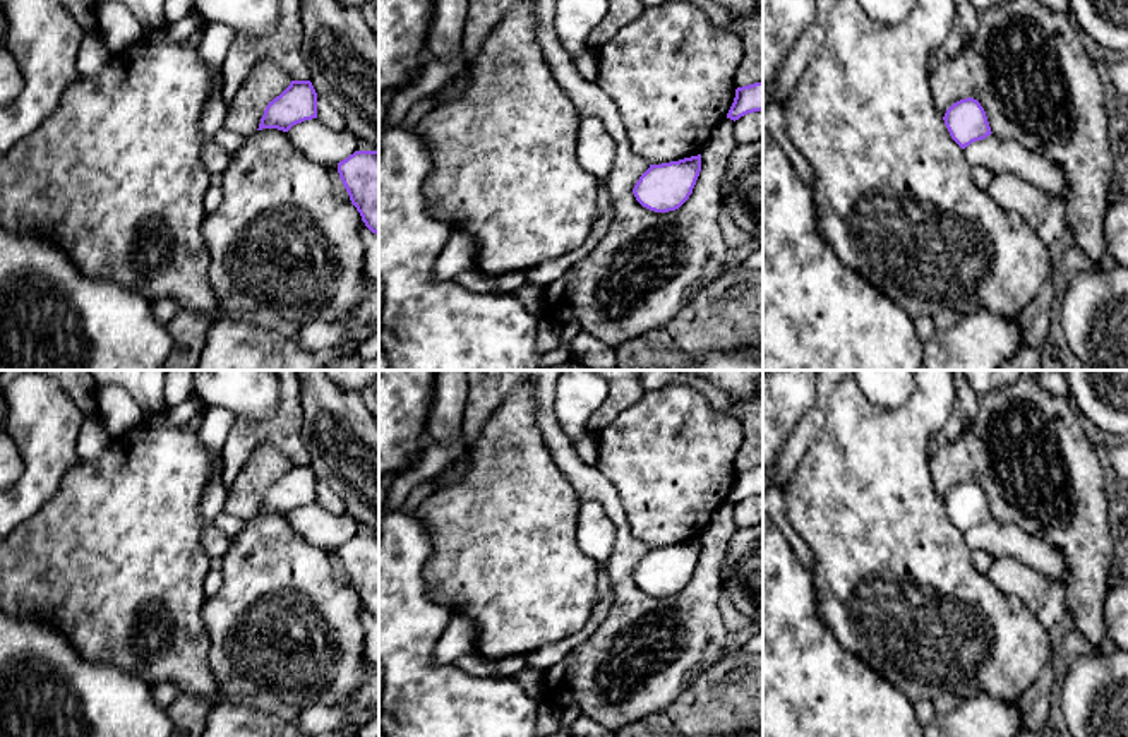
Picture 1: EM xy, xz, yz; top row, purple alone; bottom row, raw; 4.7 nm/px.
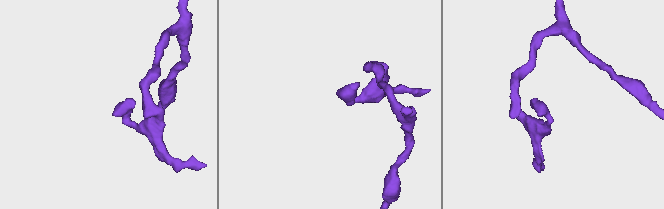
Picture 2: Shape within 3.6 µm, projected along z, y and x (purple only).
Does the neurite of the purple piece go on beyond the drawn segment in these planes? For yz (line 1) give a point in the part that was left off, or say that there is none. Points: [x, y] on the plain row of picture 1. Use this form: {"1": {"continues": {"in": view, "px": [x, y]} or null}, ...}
{"1": {"continues": null}}

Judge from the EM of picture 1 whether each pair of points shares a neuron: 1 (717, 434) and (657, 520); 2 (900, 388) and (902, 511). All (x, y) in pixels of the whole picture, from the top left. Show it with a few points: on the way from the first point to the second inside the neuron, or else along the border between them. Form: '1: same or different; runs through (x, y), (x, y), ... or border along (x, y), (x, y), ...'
1: same; runs through (696, 455), (671, 480), (669, 499)
2: different; border along (914, 388), (895, 407), (876, 407), (861, 393)

